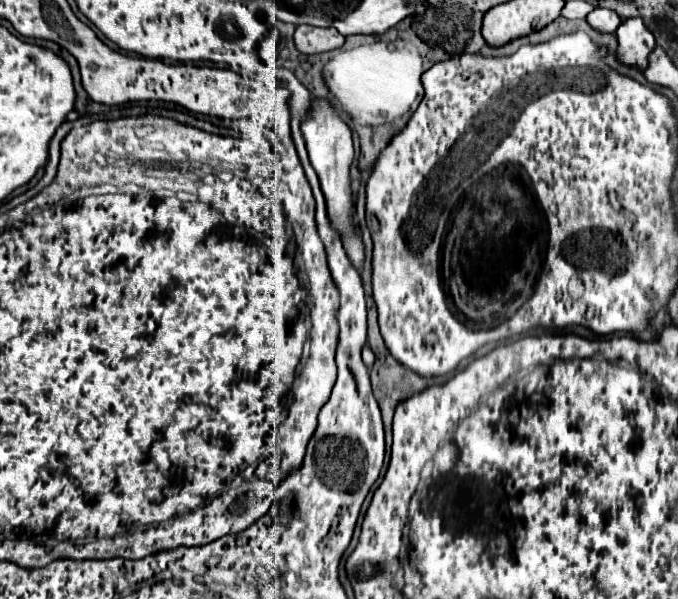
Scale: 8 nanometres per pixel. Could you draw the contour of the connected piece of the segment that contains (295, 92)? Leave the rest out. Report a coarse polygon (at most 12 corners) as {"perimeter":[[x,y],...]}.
{"perimeter":[[286,68],[278,72],[290,88],[292,136],[300,134],[300,122],[310,102],[310,92]]}

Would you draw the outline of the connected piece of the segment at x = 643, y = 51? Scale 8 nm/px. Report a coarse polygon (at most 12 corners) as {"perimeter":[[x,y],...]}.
{"perimeter":[[624,20],[618,30],[618,58],[646,68],[654,34],[644,20]]}

